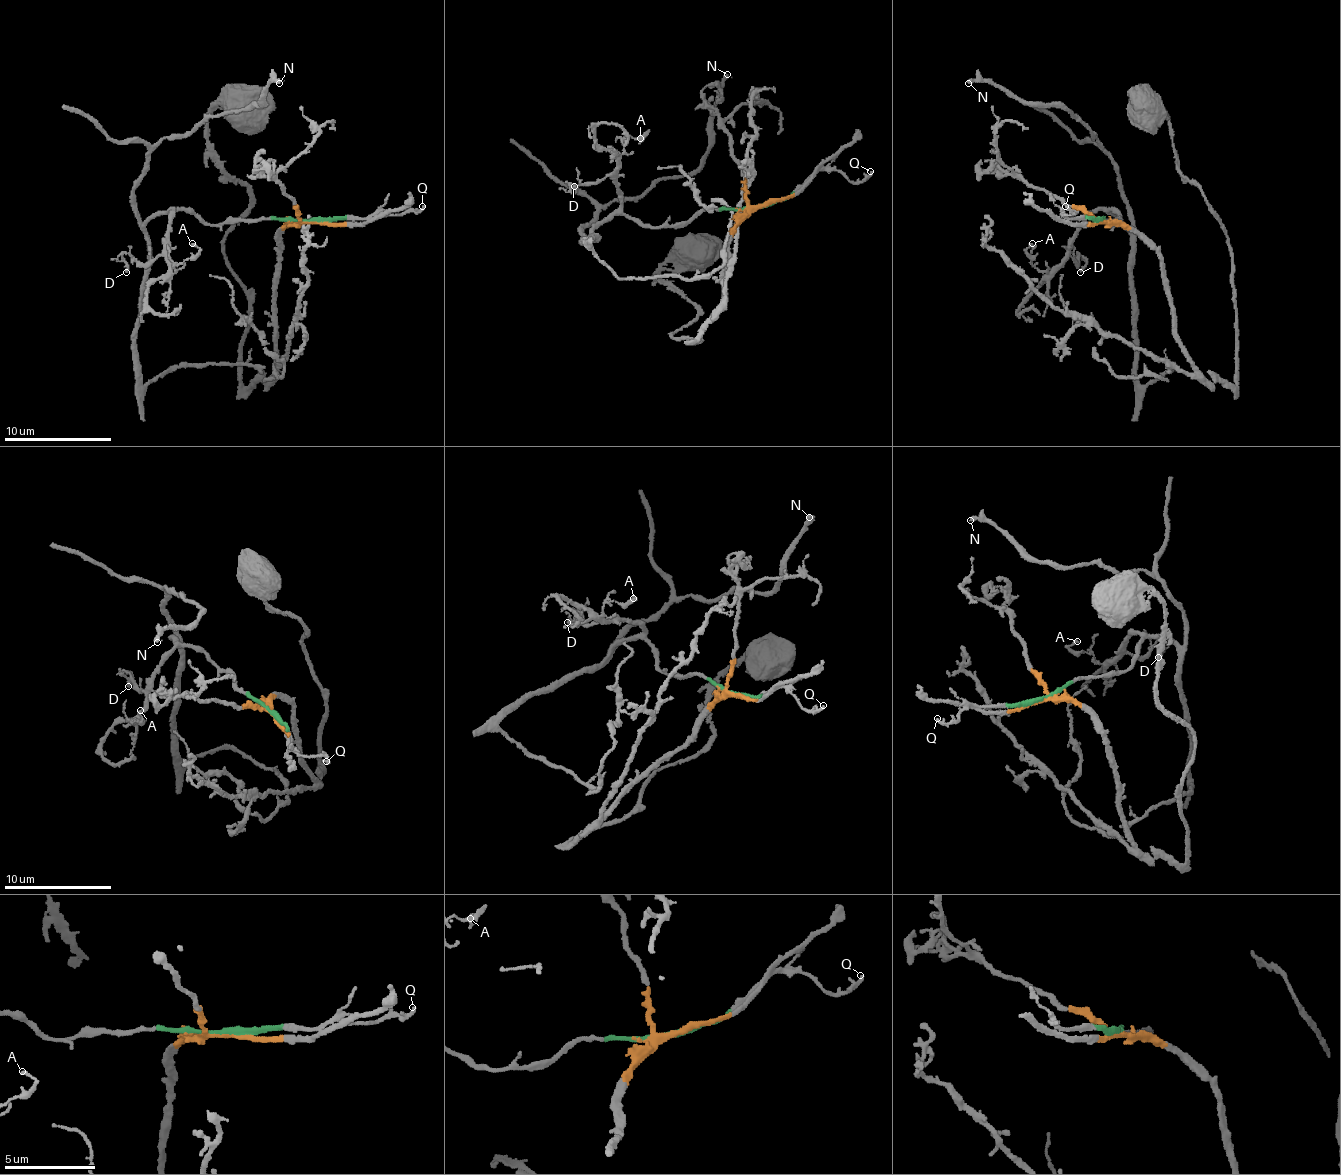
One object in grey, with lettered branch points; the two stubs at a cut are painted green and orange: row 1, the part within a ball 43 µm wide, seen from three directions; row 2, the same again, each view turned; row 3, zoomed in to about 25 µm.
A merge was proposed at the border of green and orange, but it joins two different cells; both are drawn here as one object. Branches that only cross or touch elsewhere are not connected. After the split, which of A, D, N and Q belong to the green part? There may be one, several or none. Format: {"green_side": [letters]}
{"green_side": ["A", "D", "N", "Q"]}

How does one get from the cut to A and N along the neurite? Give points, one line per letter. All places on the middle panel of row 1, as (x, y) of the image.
A: (758, 206), (704, 209), (658, 227), (631, 219), (617, 173), (625, 141), (647, 133), (639, 138)
N: (758, 206), (658, 227), (609, 214), (582, 230), (612, 200), (698, 165), (728, 74)

